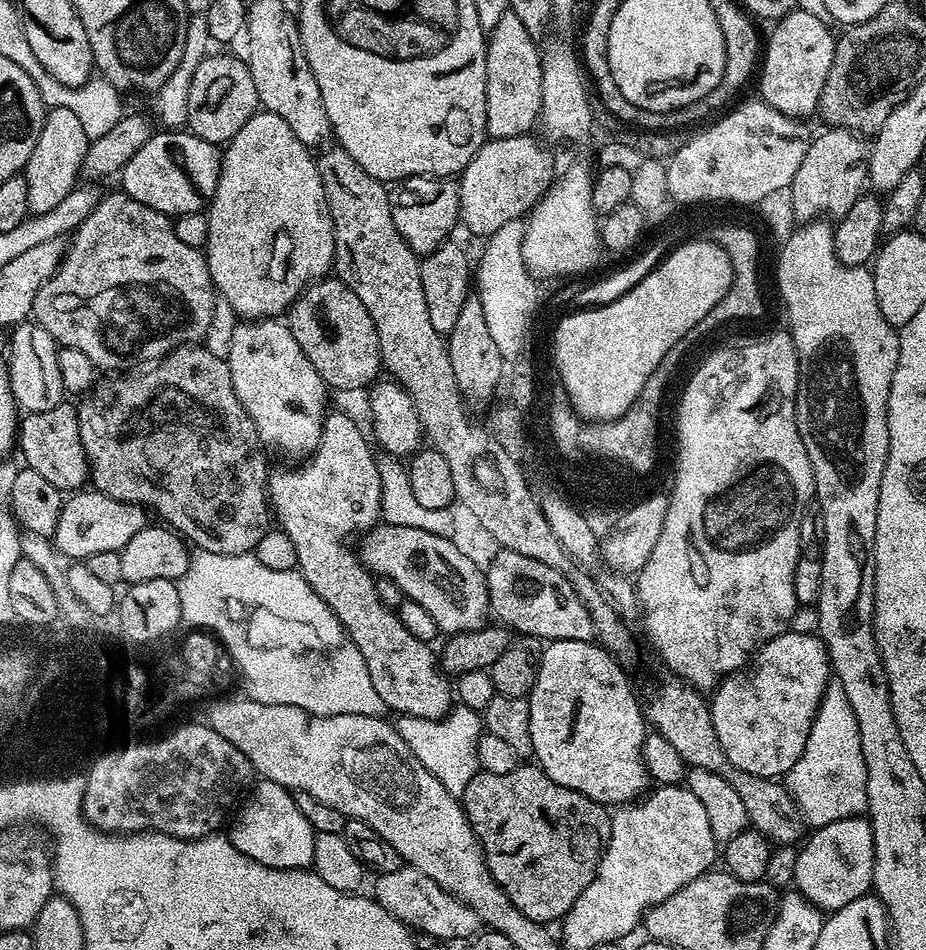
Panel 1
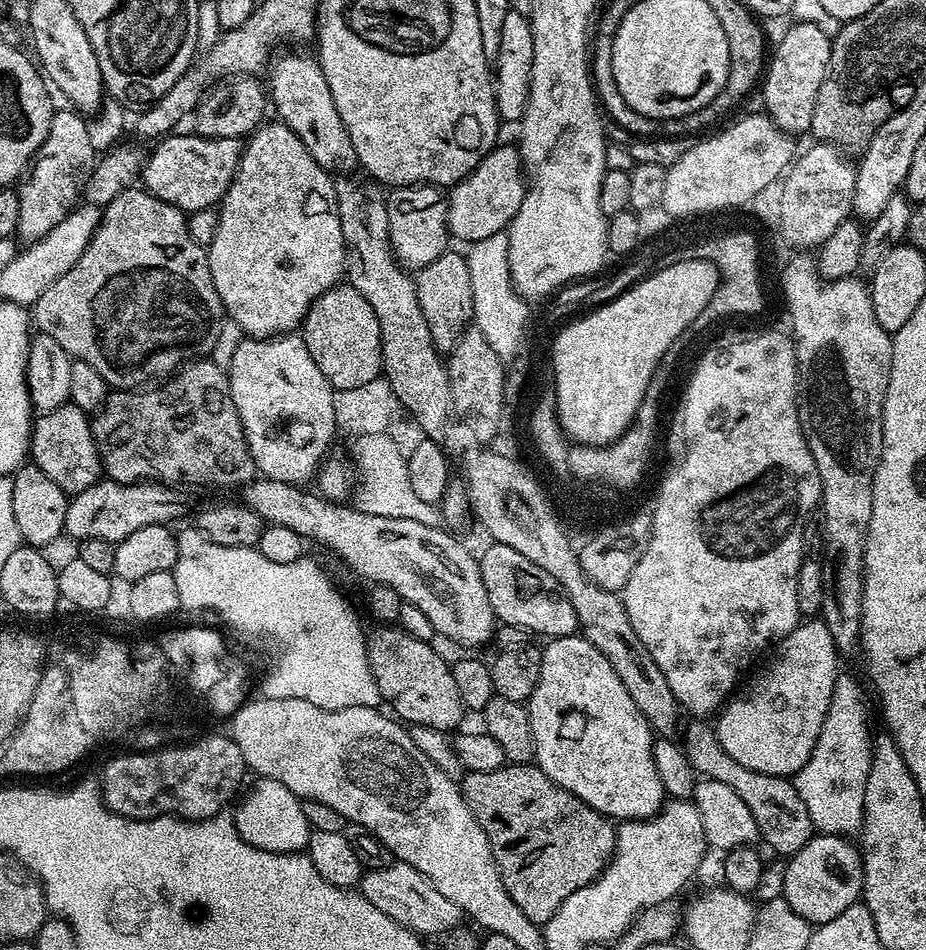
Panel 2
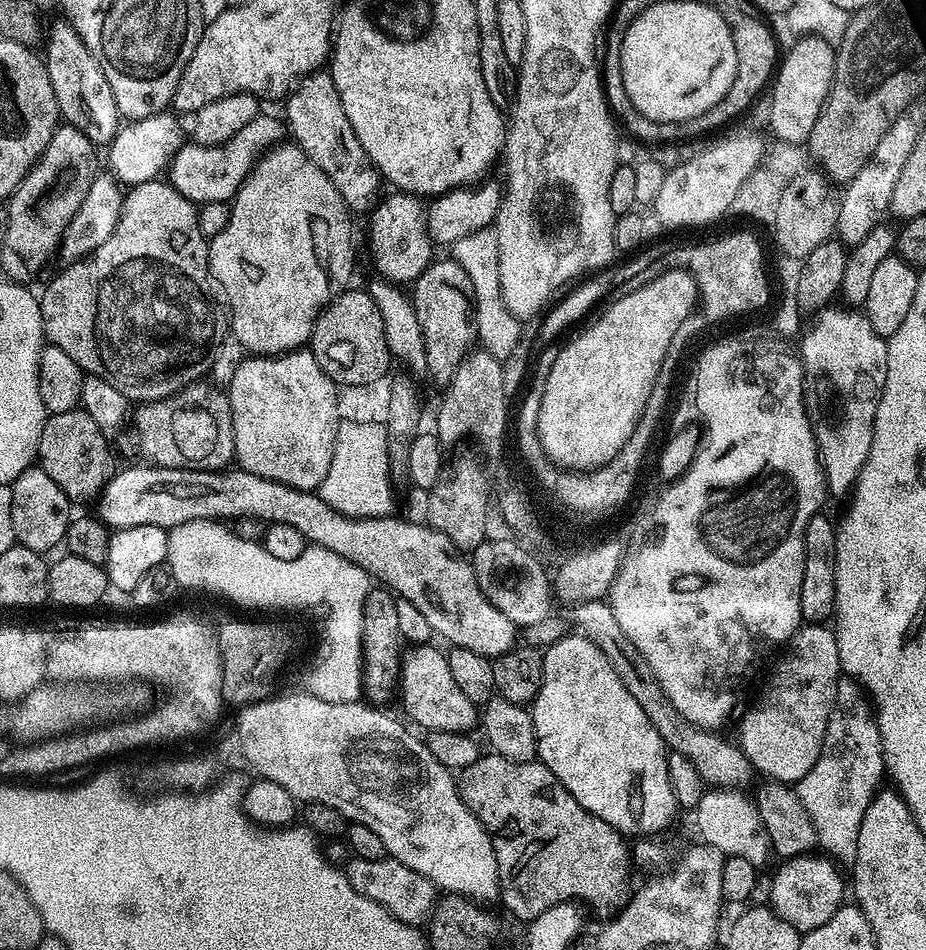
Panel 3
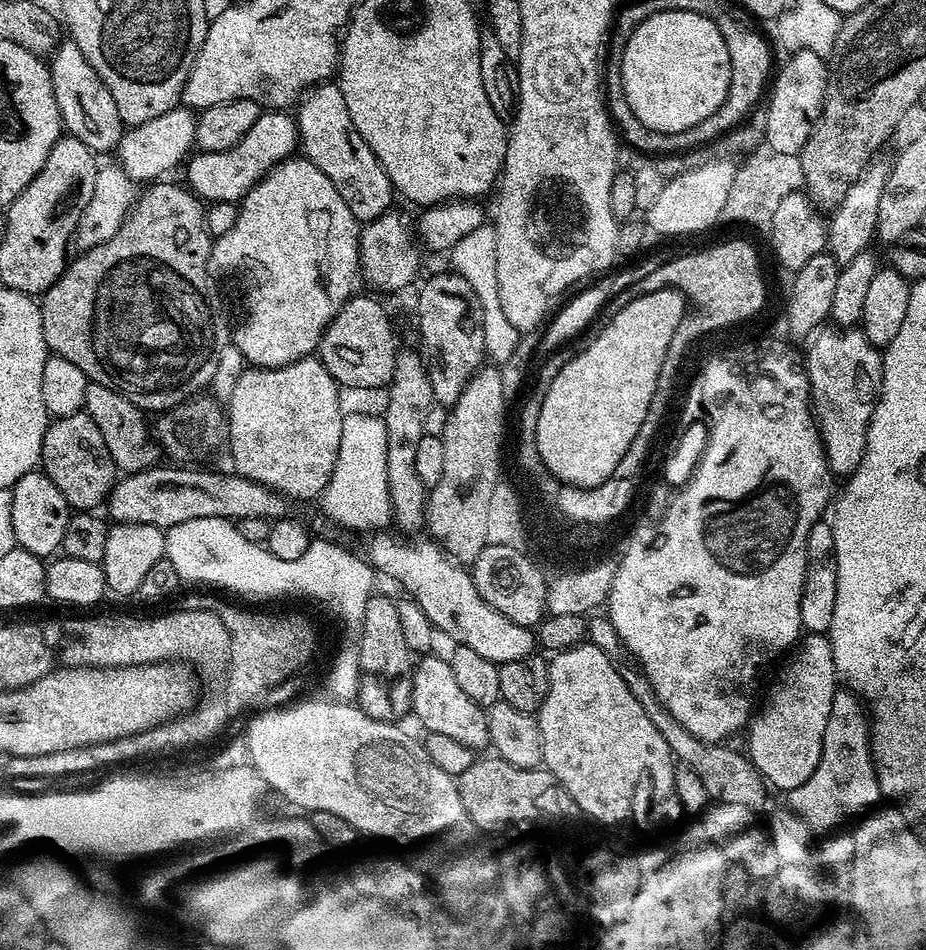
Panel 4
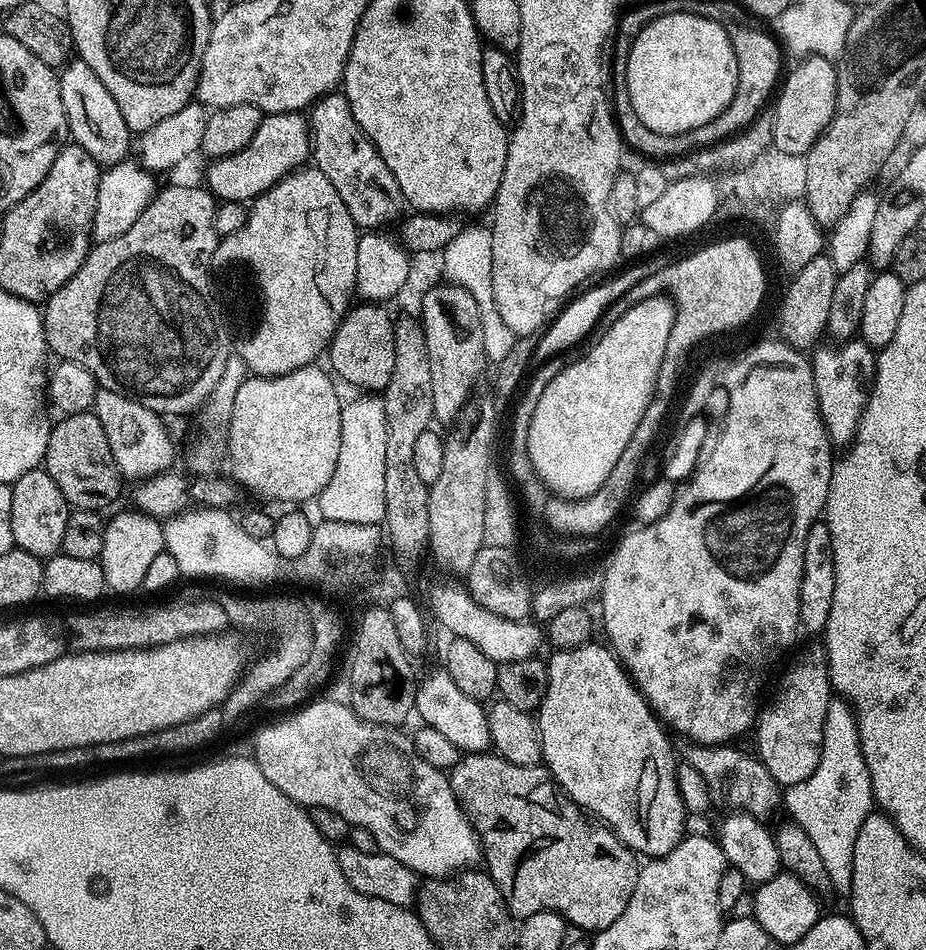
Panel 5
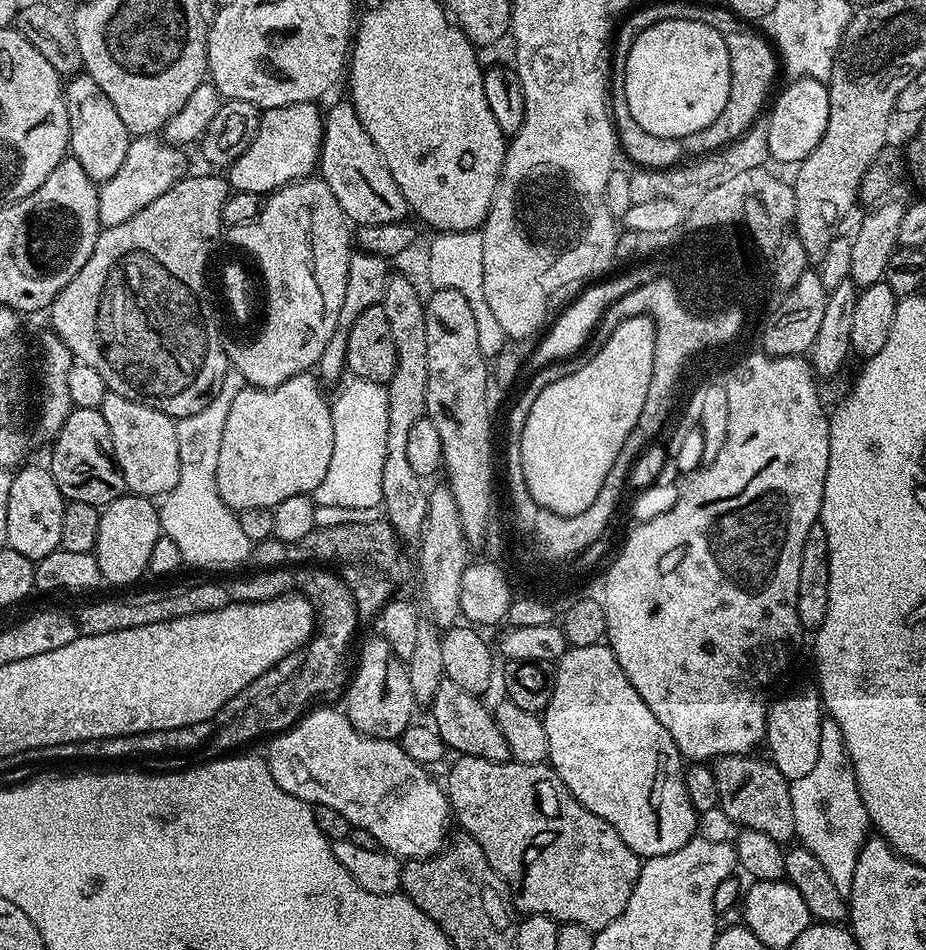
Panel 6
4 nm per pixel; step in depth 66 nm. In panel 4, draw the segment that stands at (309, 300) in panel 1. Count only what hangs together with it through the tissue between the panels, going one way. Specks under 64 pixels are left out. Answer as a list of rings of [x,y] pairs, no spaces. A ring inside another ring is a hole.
[[[353,295],[328,324],[320,339],[318,358],[337,385],[343,387],[383,388],[392,381],[398,345],[388,312],[375,300],[377,297]]]

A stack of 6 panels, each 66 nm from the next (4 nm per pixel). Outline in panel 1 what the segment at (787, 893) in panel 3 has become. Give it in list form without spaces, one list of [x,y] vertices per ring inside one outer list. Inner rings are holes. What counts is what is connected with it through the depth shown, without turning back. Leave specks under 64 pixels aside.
[[[864,816],[842,818],[811,834],[812,837],[809,835],[803,841],[804,849],[797,851],[792,878],[795,891],[828,914],[837,912],[846,902],[854,902],[854,898],[869,895],[874,878],[874,834],[867,819]]]

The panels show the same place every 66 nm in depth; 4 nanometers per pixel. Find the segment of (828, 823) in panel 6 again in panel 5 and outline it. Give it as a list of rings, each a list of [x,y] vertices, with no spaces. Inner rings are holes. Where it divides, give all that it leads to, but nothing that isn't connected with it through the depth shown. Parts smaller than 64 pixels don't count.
[[[834,698],[826,710],[826,722],[822,726],[822,750],[818,766],[814,766],[814,774],[810,778],[802,778],[802,782],[787,785],[782,792],[782,804],[790,815],[791,823],[800,827],[814,842],[822,863],[826,866],[826,874],[830,874],[831,891],[836,891],[844,898],[851,897],[852,875],[854,874],[854,842],[858,842],[858,830],[862,830],[862,822],[872,815],[874,801],[872,799],[872,783],[866,770],[866,764],[860,750],[860,739],[853,709],[842,698]]]

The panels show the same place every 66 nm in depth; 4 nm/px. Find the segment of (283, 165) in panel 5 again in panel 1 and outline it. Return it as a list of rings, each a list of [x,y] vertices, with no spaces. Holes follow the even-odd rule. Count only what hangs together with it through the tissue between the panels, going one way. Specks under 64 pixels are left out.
[[[156,130],[138,154],[120,169],[119,187],[130,198],[142,202],[142,206],[150,206],[169,218],[202,212],[218,186],[221,155],[217,145],[193,136],[187,130]]]

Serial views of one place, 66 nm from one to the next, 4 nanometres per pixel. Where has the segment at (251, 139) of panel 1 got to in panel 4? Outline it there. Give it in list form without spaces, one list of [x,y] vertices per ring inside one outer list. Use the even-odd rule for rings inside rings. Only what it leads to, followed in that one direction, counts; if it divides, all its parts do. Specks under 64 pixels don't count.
[[[307,158],[296,159],[283,160],[281,164],[270,169],[244,195],[244,199],[239,201],[238,204],[240,213],[234,222],[234,226],[232,229],[226,230],[226,234],[215,237],[212,245],[211,263],[215,267],[217,264],[224,272],[237,272],[240,275],[240,284],[244,287],[244,304],[248,307],[248,317],[237,328],[235,325],[230,340],[231,343],[238,346],[238,350],[242,350],[245,361],[257,368],[281,368],[287,364],[292,364],[295,360],[302,360],[306,356],[313,355],[319,349],[320,339],[324,336],[324,331],[328,329],[329,322],[340,313],[344,303],[352,299],[357,291],[356,280],[358,284],[358,277],[360,276],[361,225],[354,218],[354,214],[350,214],[350,206],[346,206],[346,202],[342,202],[342,194],[338,194],[338,190],[334,190],[334,182],[330,182],[330,178],[326,178],[326,174],[322,174],[322,170],[318,170],[318,166],[314,166],[314,162],[310,162]]]

